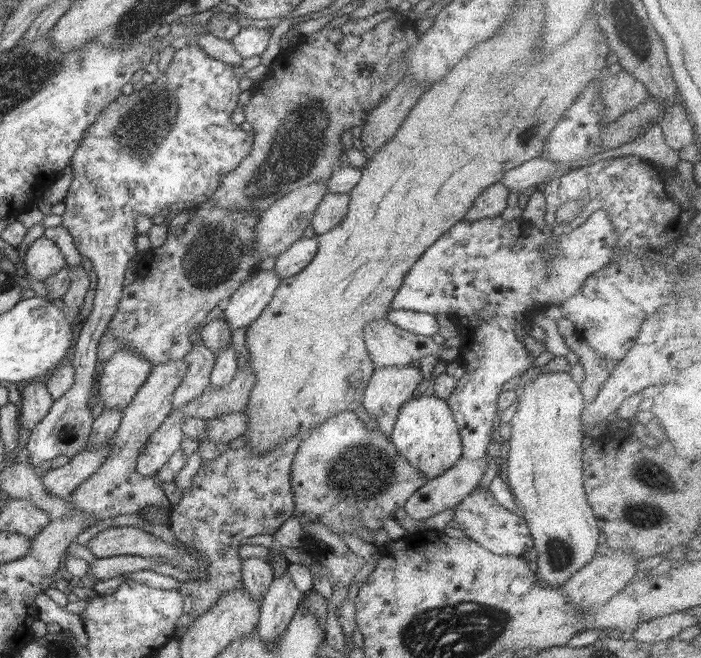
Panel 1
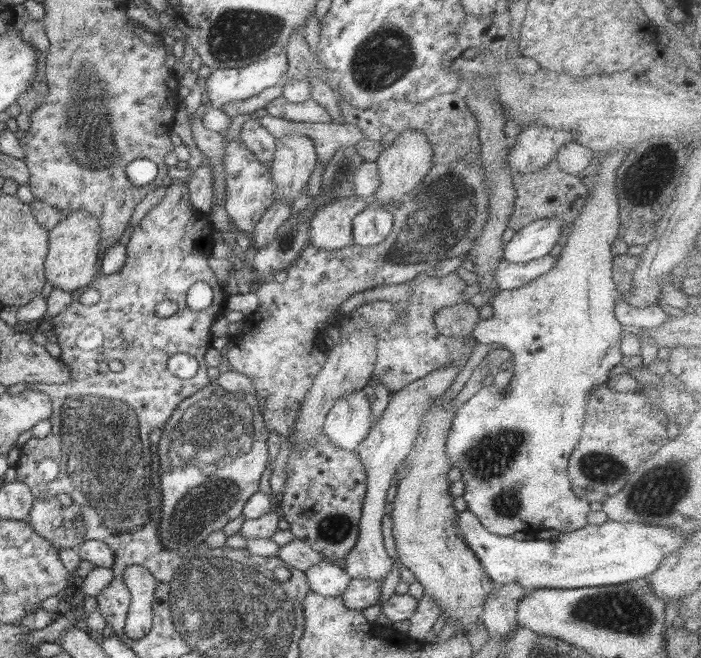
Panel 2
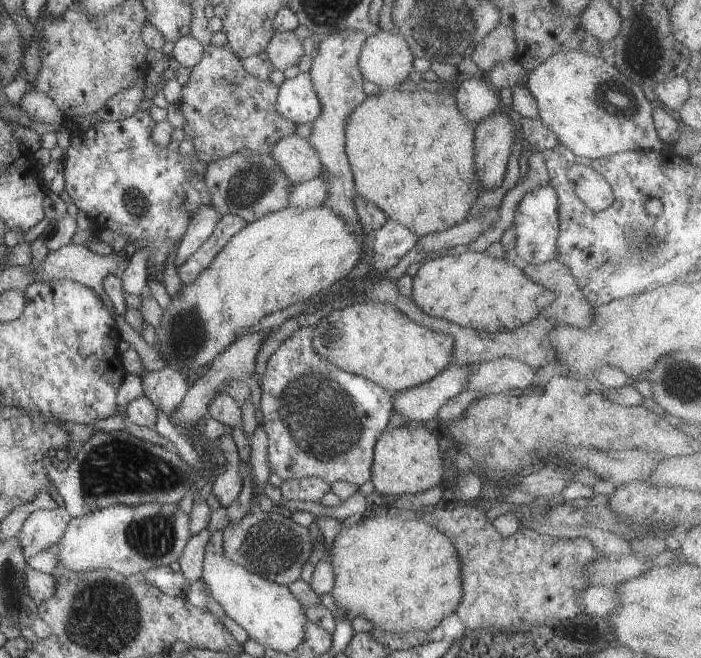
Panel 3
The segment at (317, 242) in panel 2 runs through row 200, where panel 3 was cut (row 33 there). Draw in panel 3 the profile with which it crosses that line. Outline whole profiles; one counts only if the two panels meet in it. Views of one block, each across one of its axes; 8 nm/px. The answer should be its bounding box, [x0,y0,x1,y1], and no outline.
[304,29,558,369]

